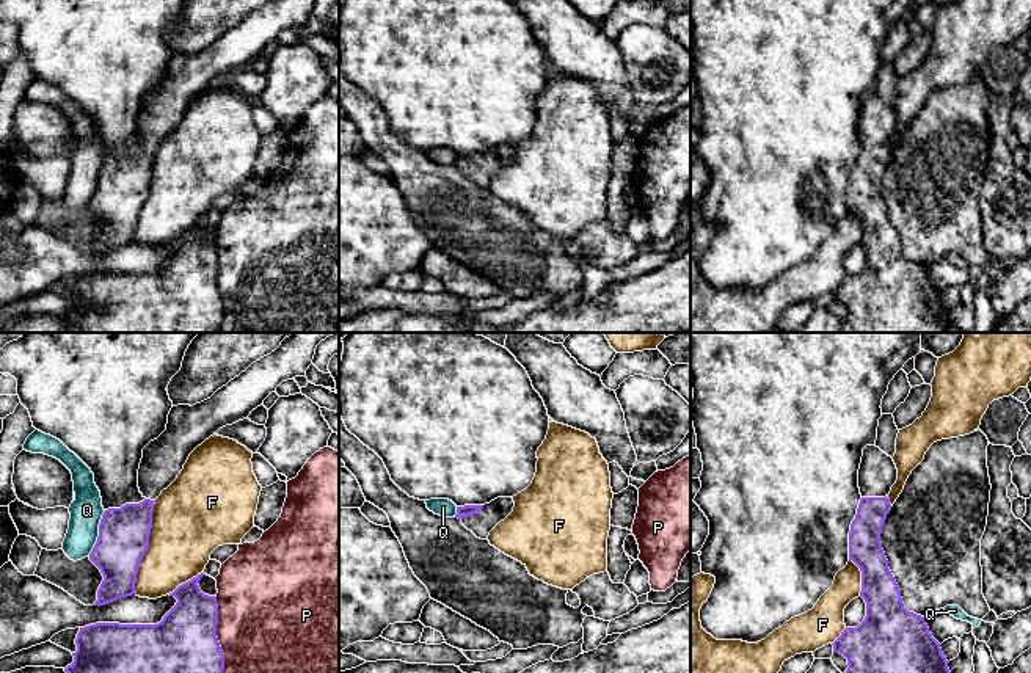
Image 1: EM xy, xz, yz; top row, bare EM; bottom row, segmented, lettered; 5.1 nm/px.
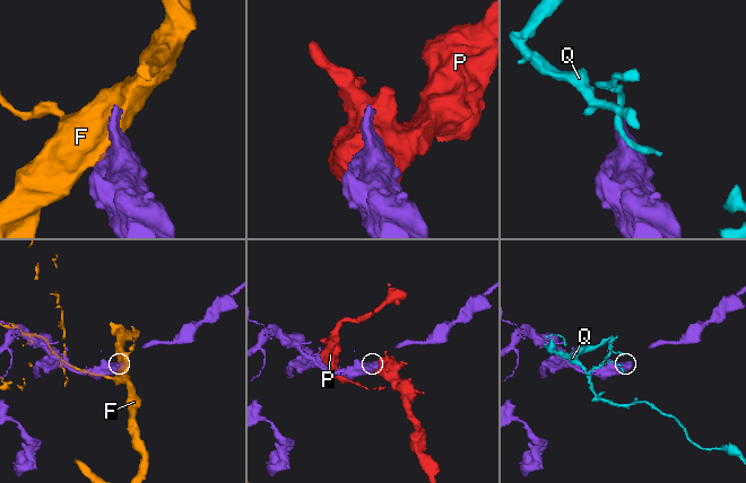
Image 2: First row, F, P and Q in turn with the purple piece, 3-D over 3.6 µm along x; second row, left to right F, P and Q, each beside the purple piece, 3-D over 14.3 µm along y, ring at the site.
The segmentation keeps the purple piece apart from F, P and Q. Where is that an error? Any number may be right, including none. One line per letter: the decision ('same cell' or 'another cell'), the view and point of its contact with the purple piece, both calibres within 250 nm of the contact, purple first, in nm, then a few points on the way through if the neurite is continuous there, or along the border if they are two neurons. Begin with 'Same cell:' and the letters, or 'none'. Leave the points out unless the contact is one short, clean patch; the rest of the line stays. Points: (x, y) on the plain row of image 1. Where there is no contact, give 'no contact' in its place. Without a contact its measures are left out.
Same cell: none
F: another cell | xy (148, 195) | 260/380 nm
P: another cell | xy (217, 289) | 480/480 nm
Q: another cell | xy (99, 182) | 260/170 nm

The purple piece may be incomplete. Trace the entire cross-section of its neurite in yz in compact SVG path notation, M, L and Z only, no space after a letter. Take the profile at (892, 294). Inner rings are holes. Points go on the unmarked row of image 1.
M876 93L866 94L858 118L862 147L849 180L849 209L862 220L866 265L832 292L849 314L841 333L945 333L951 326L924 265L904 256L882 198L880 182L891 158L887 144L896 129L893 107Z

